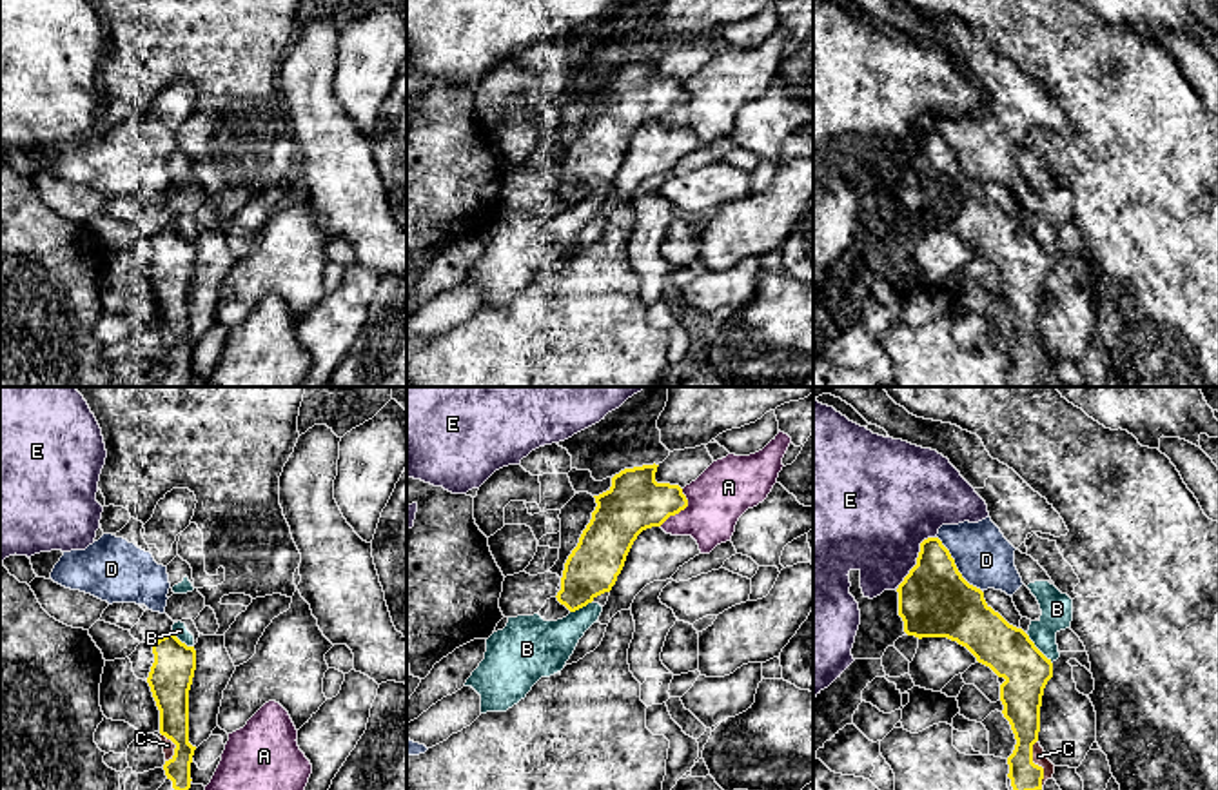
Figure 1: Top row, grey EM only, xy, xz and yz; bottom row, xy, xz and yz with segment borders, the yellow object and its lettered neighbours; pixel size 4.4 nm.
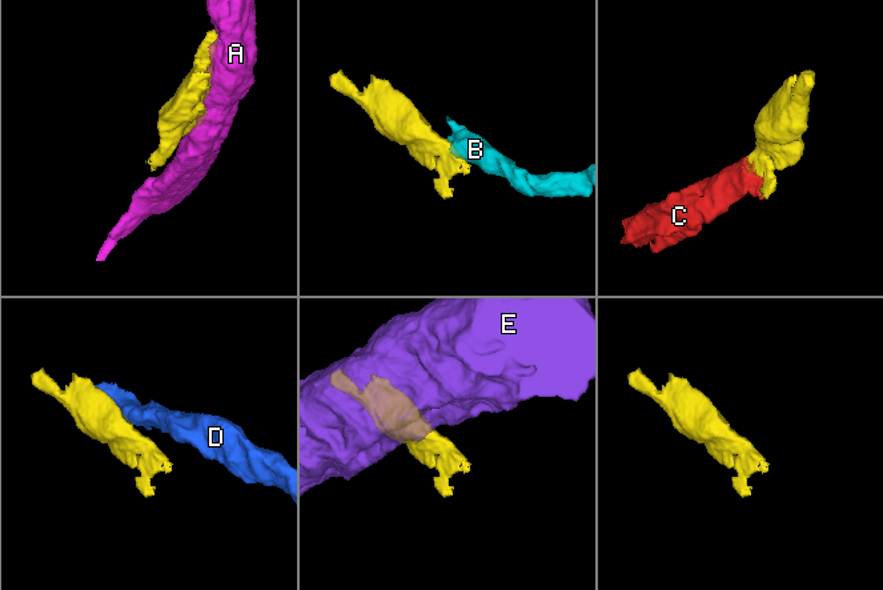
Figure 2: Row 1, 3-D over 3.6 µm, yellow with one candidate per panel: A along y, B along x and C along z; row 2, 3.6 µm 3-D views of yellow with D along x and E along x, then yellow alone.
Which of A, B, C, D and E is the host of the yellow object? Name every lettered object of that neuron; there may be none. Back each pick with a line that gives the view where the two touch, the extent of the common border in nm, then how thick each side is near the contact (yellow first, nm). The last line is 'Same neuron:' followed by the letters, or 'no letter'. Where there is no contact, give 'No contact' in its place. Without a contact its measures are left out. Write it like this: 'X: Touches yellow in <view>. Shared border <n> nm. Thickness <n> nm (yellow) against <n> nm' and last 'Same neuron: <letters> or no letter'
C: Touches yellow in yz. Shared border 220 nm. Thickness 160 nm (yellow) against 60 nm
Same neuron: C

